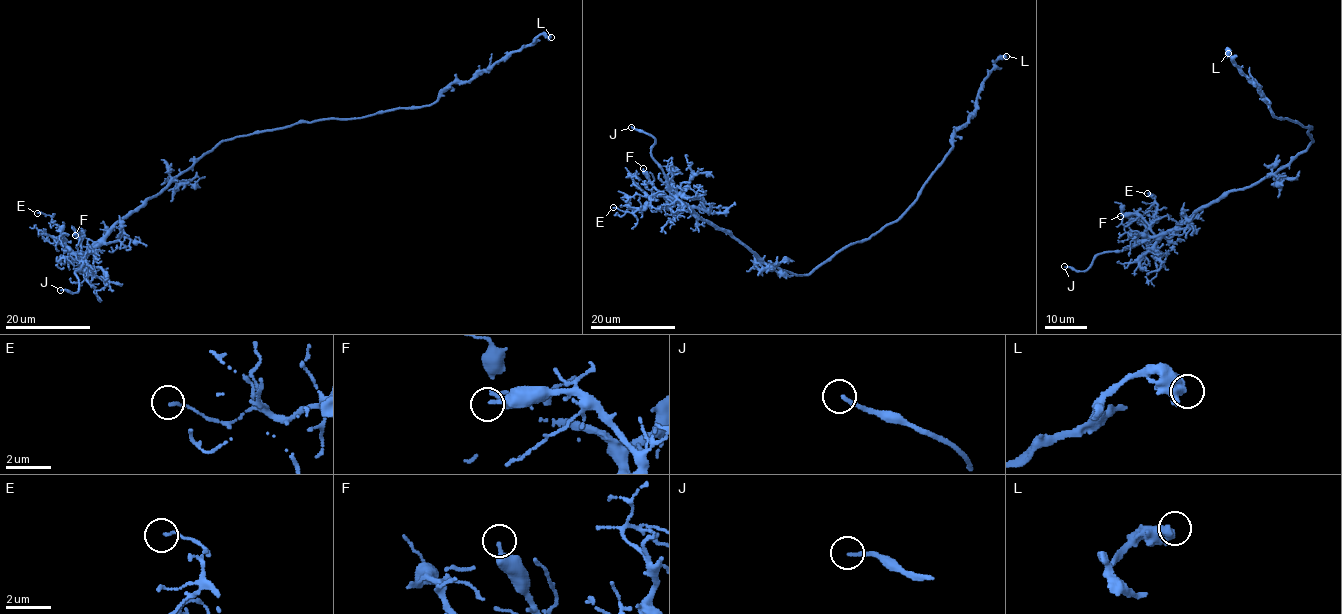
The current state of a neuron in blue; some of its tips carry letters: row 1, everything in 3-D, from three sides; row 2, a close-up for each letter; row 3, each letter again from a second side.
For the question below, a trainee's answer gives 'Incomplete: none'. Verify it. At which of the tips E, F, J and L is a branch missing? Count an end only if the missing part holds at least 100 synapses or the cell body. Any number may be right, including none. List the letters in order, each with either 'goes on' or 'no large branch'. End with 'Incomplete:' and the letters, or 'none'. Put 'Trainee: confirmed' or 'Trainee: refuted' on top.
Trainee: refuted
E: no large branch
F: no large branch
J: goes on
L: no large branch
Incomplete: J

